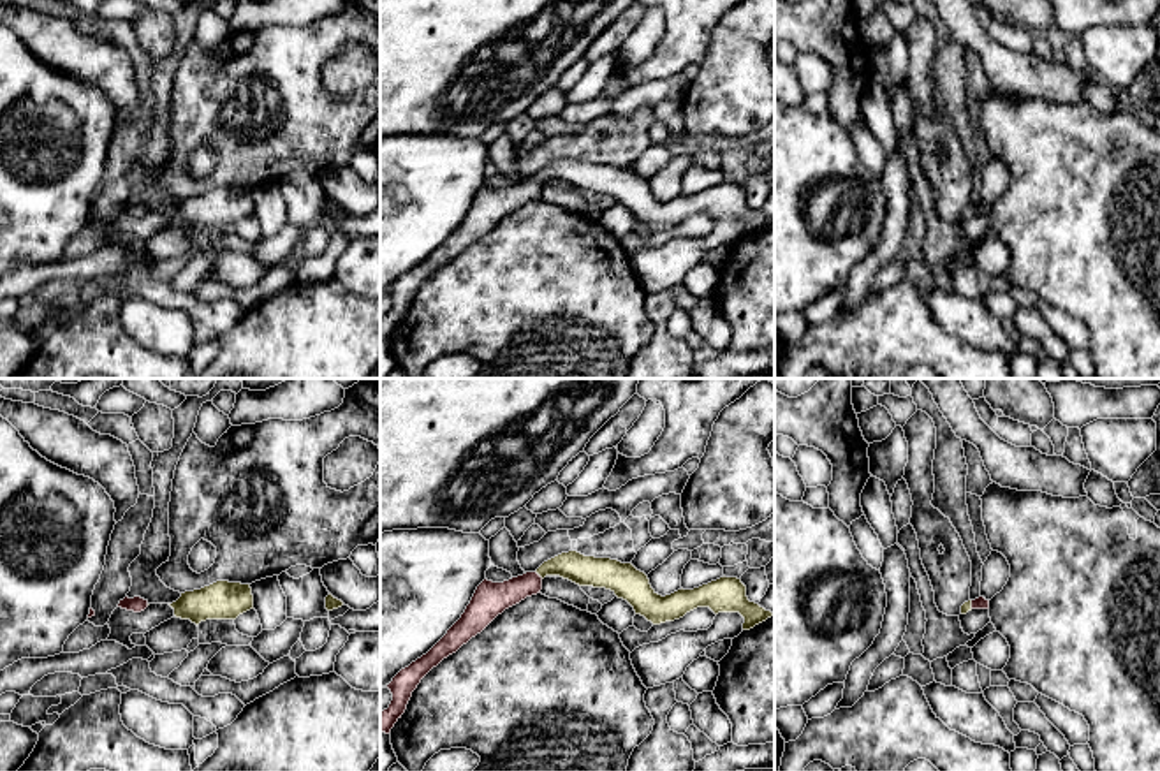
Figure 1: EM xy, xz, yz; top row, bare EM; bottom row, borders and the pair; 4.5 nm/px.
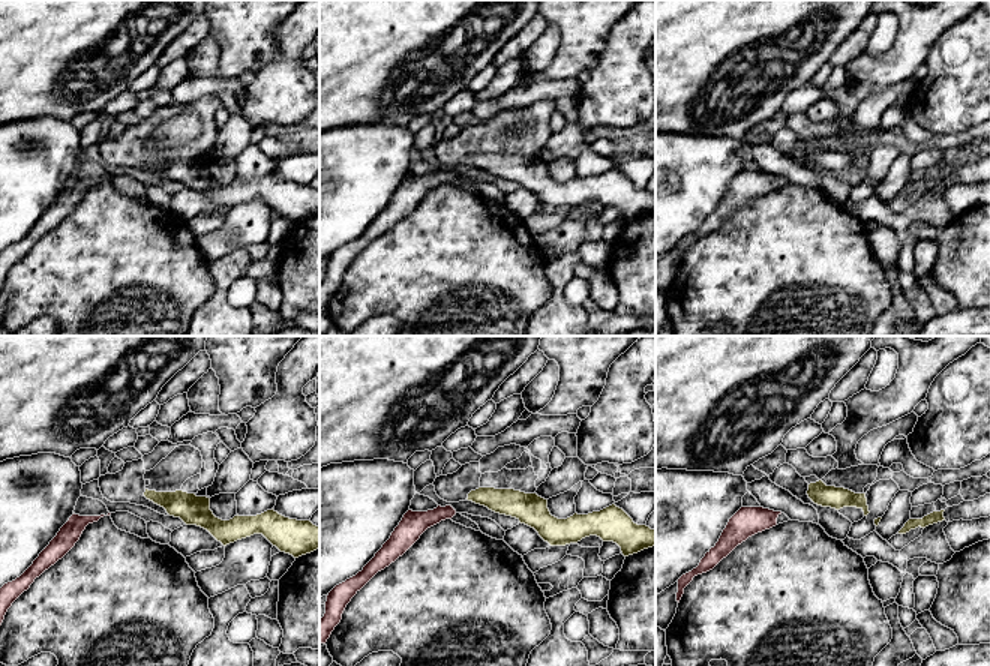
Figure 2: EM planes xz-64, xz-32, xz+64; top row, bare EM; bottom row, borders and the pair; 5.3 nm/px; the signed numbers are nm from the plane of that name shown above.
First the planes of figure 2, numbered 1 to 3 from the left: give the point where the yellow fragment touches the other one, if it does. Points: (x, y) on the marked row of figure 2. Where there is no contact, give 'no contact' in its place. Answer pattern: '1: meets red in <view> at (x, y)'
1: no contact
2: no contact
3: no contact

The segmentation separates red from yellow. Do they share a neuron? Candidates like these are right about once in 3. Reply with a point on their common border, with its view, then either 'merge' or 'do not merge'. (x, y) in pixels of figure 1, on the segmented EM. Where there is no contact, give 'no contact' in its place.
meets red in xz at (537, 574); do not merge

